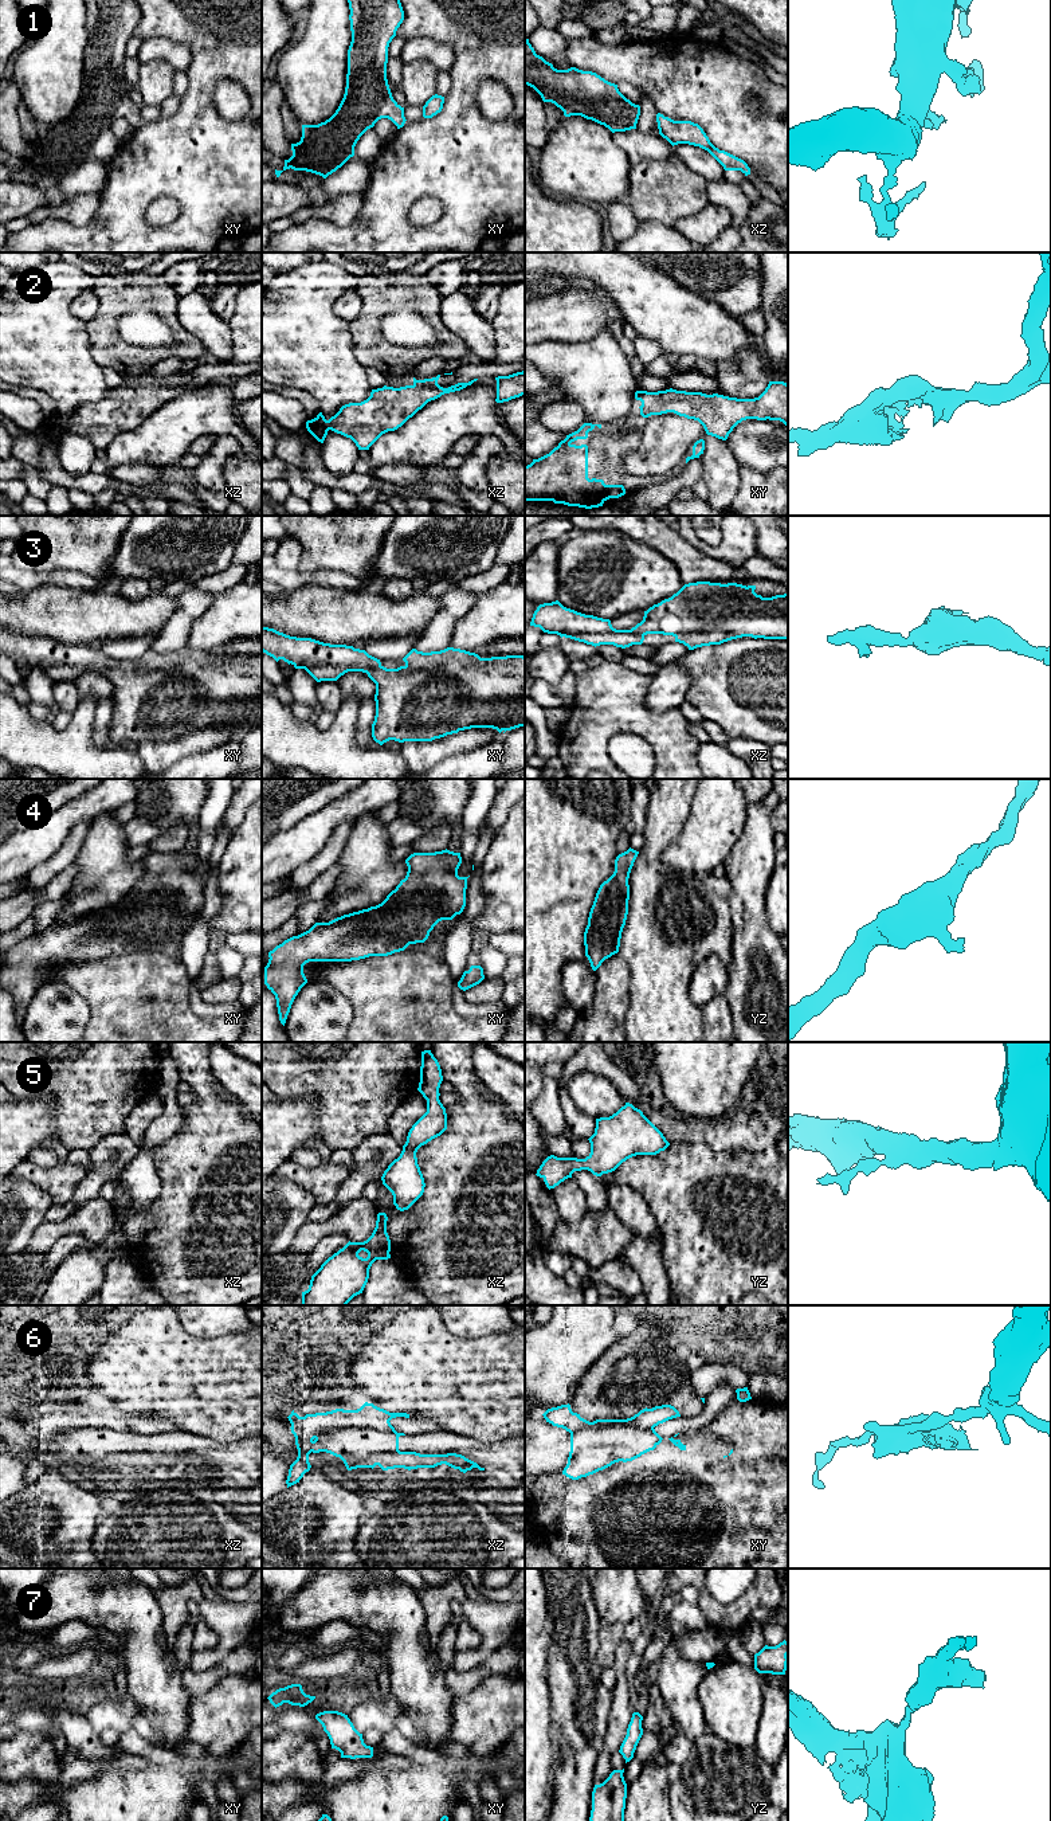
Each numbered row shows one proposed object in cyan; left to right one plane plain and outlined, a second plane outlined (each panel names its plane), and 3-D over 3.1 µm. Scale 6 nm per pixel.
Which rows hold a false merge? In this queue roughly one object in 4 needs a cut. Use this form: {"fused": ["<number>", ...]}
{"fused": ["6"]}

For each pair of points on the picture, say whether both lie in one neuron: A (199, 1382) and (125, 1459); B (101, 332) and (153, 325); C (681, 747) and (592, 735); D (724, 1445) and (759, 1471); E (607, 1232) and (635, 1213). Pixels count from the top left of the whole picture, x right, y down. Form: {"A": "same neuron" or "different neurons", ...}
{"A": "different neurons", "B": "different neurons", "C": "same neuron", "D": "different neurons", "E": "different neurons"}

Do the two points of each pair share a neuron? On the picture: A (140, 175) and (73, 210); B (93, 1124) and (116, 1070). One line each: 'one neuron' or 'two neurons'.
A: two neurons
B: one neuron

